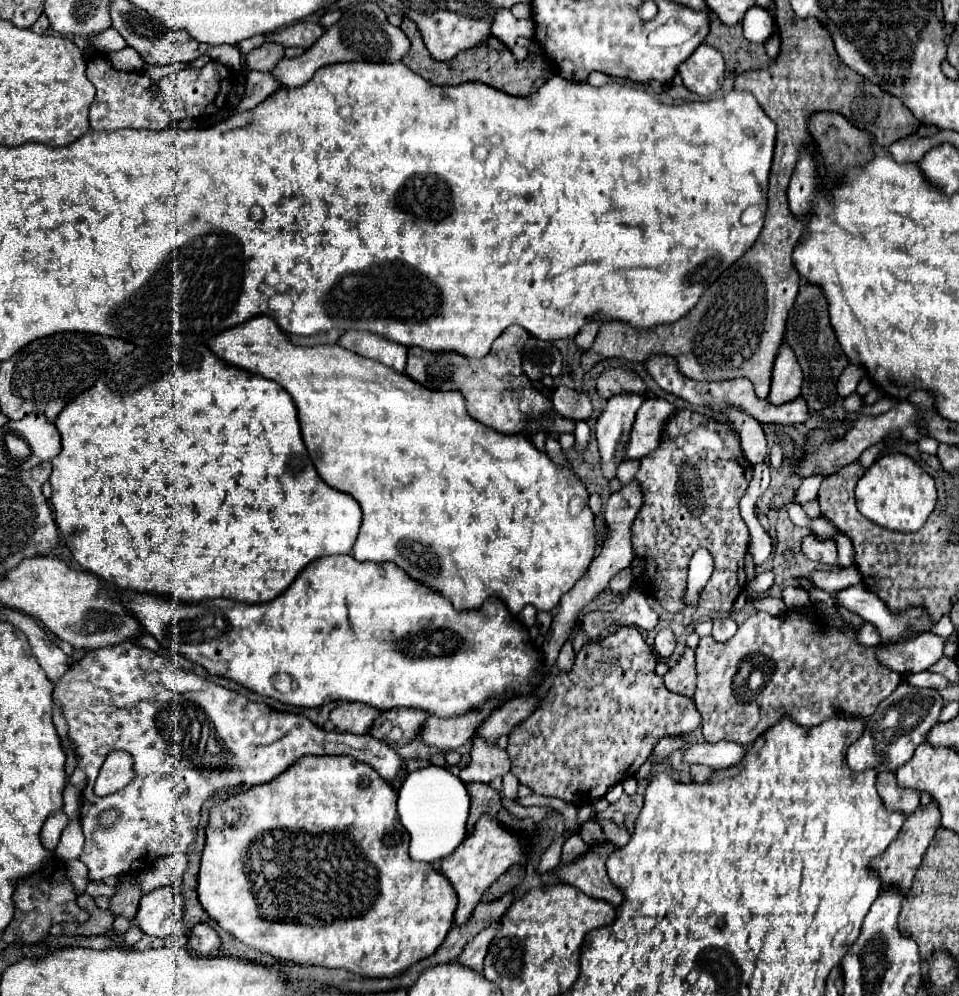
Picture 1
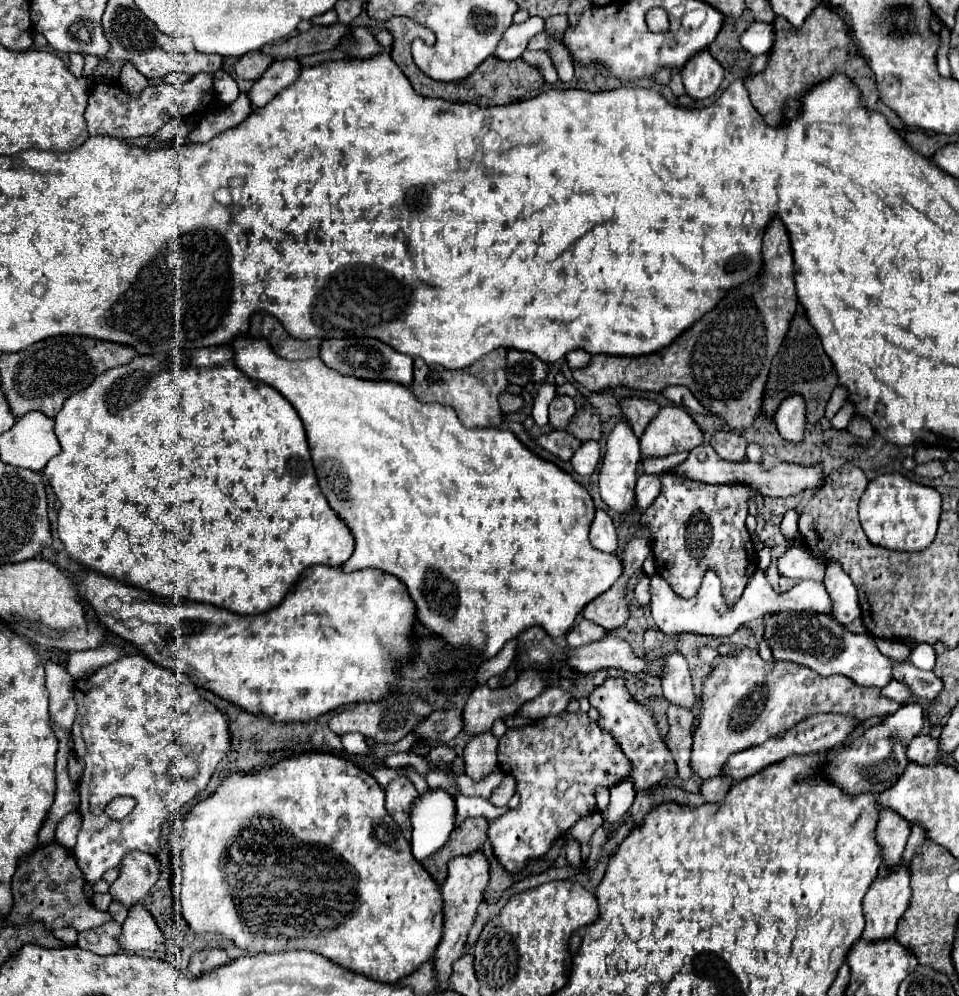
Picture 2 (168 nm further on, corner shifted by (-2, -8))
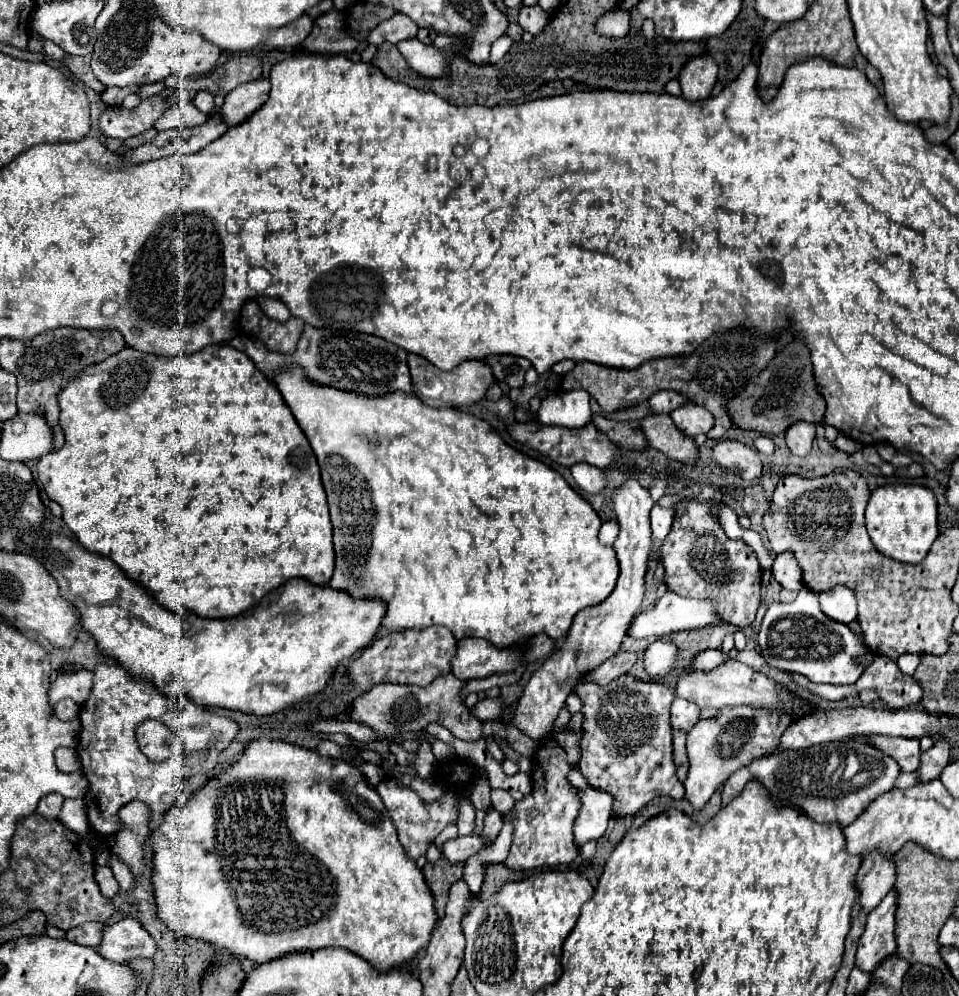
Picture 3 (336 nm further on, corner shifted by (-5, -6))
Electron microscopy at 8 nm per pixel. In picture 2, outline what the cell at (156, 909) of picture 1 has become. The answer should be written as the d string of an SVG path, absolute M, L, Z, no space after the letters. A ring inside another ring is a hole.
M144 906L130 908L128 918L122 924L118 942L120 942L122 950L132 952L132 954L138 950L152 950L152 952L166 950L166 940L164 940L162 932L158 930L152 914Z

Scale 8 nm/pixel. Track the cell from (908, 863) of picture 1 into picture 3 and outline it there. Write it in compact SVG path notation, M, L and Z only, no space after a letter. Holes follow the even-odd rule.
M897 890L889 894L869 912L867 926L859 938L857 948L857 966L863 972L875 970L881 960L895 954L895 912L897 912Z

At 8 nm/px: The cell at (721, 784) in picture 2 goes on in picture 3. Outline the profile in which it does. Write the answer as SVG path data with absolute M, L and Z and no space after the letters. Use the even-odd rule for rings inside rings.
M845 740L845 742L829 742L825 746L811 746L809 750L785 752L785 754L769 754L753 760L749 766L737 770L723 784L723 804L727 806L737 794L741 794L743 786L749 780L761 782L769 792L783 804L791 804L801 808L809 818L817 822L839 822L847 826L865 810L869 798L877 798L885 790L891 790L897 776L901 774L901 766L869 742L861 740ZM849 772L849 780L847 780ZM821 774L821 788L819 788Z

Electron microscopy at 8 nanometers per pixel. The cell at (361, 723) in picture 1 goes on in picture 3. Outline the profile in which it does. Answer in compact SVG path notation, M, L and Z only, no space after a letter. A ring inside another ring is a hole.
M453 674L433 680L429 686L401 686L401 684L377 684L369 692L363 692L349 708L349 718L353 722L369 726L377 736L407 736L411 732L425 730L427 724L437 722L451 730L457 738L465 742L477 742L483 738L483 722L469 714L469 708L459 700L459 690L463 682Z

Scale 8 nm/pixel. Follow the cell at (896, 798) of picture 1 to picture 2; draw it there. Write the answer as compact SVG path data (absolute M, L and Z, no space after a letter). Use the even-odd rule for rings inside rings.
M882 810L880 814L882 816L878 818L878 826L876 826L876 842L882 850L884 866L898 864L902 860L902 852L910 836L910 824L892 810L886 812Z

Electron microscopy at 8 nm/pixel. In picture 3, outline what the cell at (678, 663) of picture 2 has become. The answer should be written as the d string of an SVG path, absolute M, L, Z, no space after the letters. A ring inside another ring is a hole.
M675 698L671 706L671 726L689 732L697 720L699 720L699 708L685 698Z

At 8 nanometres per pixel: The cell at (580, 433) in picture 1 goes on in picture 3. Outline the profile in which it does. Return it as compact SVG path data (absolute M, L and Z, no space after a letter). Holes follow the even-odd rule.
M579 462L575 466L571 466L571 474L575 478L575 482L587 490L587 492L599 492L605 482L601 482L601 470L597 466L591 466L591 464L585 464L585 462Z

